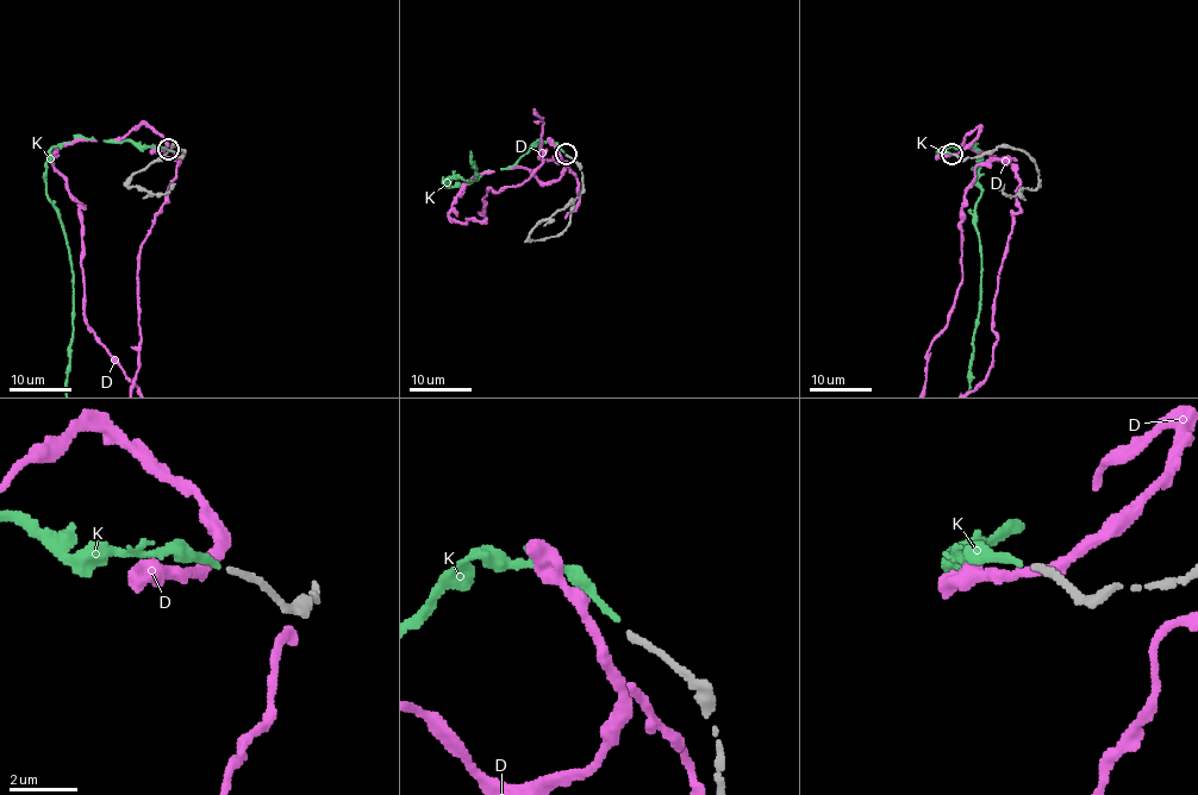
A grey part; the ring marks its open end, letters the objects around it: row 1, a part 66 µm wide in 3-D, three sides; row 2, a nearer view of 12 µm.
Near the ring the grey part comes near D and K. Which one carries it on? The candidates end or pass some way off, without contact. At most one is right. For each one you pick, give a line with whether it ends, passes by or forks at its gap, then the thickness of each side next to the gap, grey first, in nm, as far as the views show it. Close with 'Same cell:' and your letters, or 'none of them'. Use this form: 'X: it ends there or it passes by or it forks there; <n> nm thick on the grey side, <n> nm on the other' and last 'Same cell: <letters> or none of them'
Same cell: none of them

